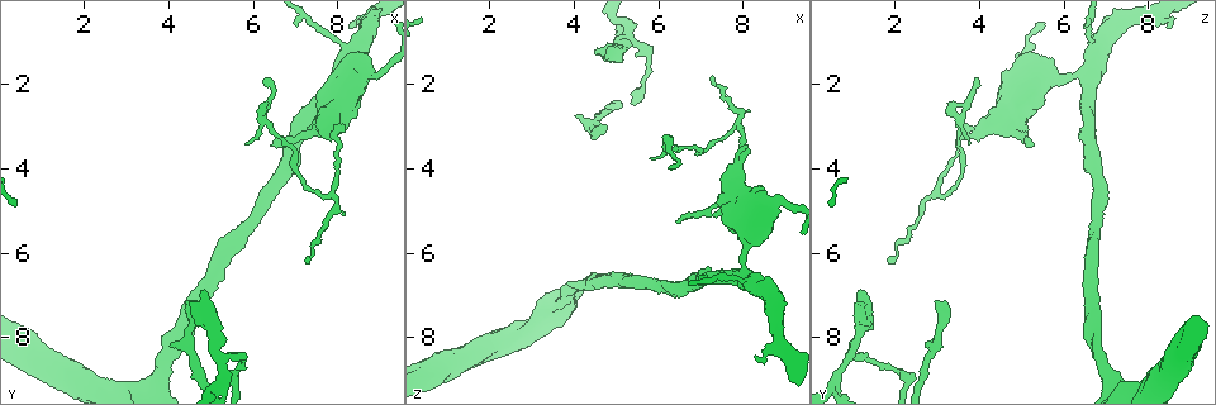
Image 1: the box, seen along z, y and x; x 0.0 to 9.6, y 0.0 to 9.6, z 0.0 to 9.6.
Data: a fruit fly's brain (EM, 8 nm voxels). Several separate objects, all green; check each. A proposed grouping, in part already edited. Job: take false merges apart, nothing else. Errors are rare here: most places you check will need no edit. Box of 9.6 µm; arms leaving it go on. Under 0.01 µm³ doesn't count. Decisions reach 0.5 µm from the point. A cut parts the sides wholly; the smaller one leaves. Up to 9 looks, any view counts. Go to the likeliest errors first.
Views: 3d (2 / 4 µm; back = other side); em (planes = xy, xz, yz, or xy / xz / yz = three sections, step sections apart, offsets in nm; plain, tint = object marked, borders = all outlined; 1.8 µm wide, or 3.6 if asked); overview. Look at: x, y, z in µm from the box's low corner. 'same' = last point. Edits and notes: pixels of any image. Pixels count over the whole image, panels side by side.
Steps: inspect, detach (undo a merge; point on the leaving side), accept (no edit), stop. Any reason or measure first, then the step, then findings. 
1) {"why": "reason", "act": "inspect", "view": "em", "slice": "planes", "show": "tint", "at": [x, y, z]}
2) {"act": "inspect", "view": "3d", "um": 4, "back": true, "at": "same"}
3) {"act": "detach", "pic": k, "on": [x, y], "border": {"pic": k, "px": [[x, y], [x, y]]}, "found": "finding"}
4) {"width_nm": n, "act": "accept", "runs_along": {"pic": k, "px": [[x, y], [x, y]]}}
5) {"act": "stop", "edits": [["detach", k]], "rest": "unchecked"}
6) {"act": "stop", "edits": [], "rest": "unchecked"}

{"why": "thick turns thin", "act": "inspect", "view": "em", "slice": "yz", "step": 8, "show": "plain", "at": [5.25, 8.45, 0.90]}

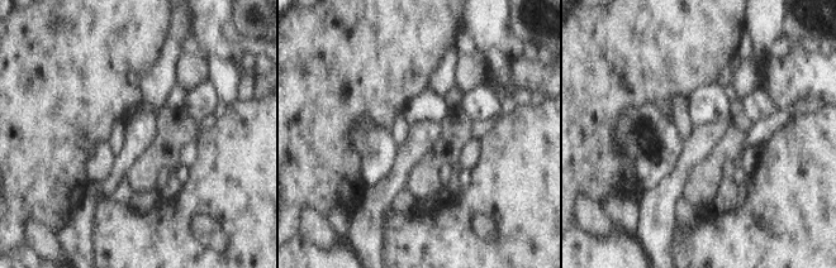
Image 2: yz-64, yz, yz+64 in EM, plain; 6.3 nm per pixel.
{"act": "inspect", "view": "em", "slice": "yz", "step": 8, "show": "tint", "at": "same"}

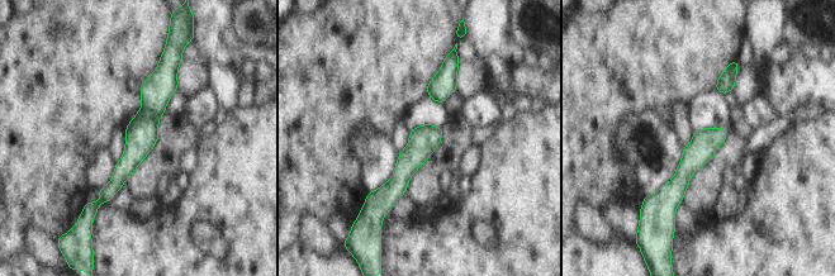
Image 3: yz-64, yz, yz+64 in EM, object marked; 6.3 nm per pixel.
{"act": "accept", "found": "all the same neuron"}

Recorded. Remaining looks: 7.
{"why": "a narrow waist", "act": "inspect", "view": "em", "slice": "planes", "show": "plain", "at": [8.00, 1.85, 6.45]}

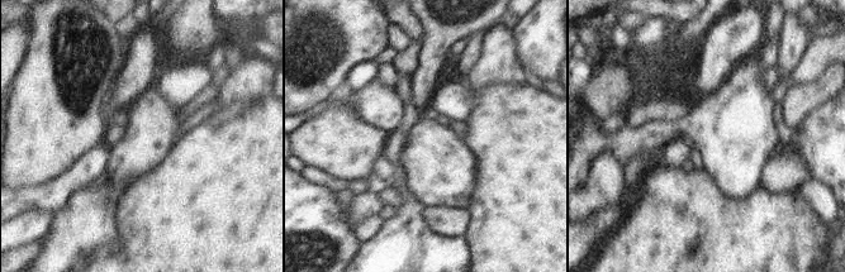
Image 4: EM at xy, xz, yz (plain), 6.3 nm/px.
{"act": "inspect", "view": "em", "slice": "planes", "show": "tint", "at": "same"}

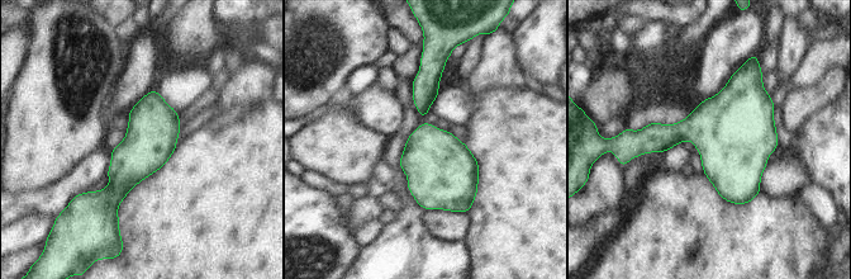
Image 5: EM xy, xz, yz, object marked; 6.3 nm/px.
{"act": "accept", "found": "continuous, no second neuron"}

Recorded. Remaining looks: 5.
{"why": "thin neck", "act": "inspect", "view": "em", "slice": "yz", "step": 8, "show": "tint", "at": [6.30, 3.00, 3.60]}

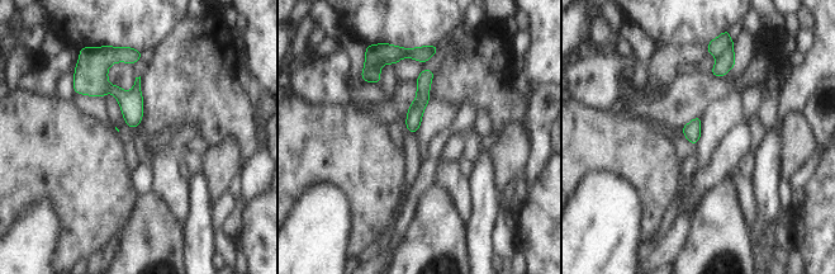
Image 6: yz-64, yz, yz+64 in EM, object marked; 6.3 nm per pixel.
{"why": "another direction", "act": "inspect", "view": "em", "slice": "planes", "show": "borders", "at": "same"}

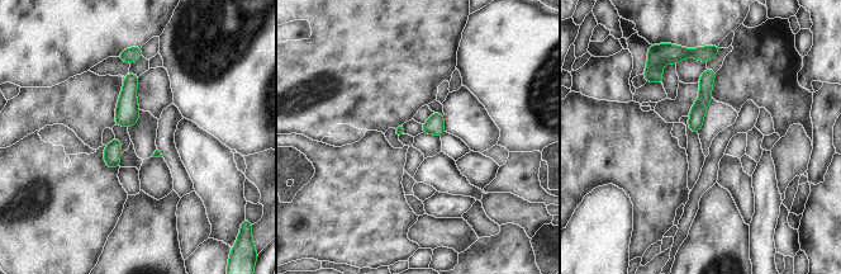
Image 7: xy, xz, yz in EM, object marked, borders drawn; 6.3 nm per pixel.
{"act": "accept", "found": "continuous, no second neuron"}

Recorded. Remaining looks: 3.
{"why": "two arms in line, one across", "act": "inspect", "view": "3d", "um": 4, "at": [7.90, 4.45, 3.00]}

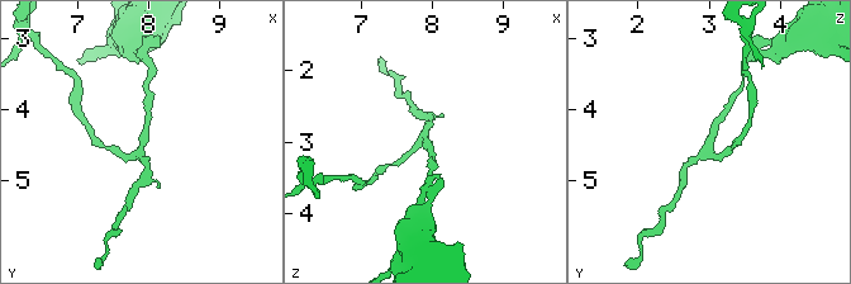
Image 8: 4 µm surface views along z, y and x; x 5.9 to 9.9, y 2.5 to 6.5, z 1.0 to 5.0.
{"arms": 3, "why": "shape alone is not enough", "act": "inspect", "view": "em", "slice": "planes", "show": "tint", "at": [7.90, 4.50, 3.00]}

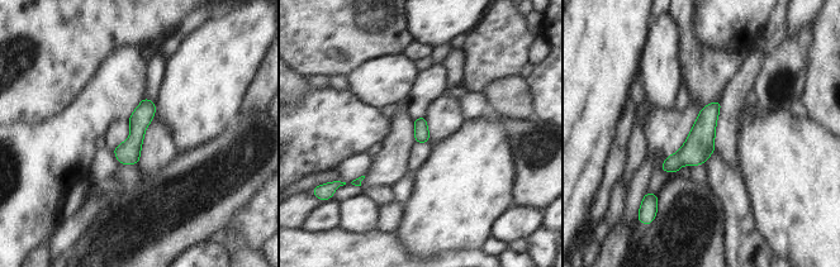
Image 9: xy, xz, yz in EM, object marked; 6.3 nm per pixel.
{"act": "accept", "runs_along": {"pic": 9, "px": [[717, 104], [702, 136], [664, 167]]}, "found": "continuous, no second neuron"}

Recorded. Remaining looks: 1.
{"act": "stop", "edits": [], "rest": "unchecked"}

